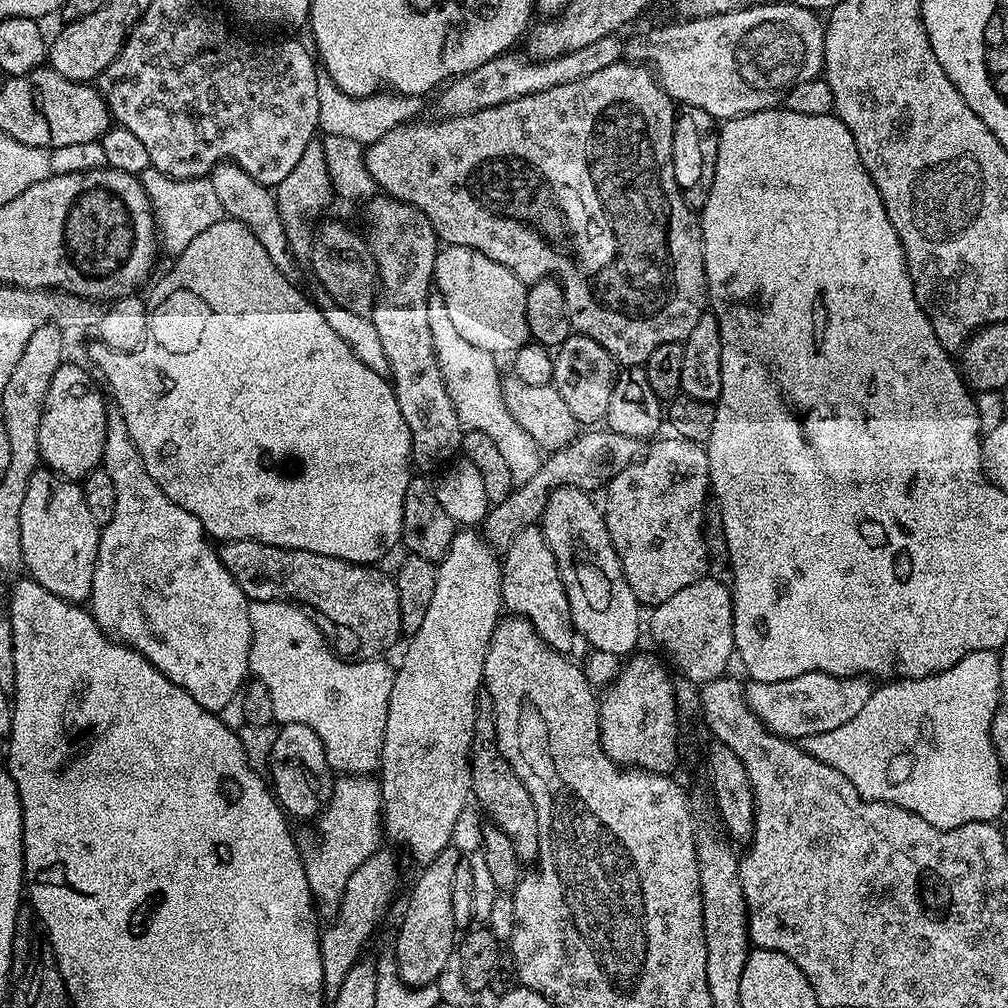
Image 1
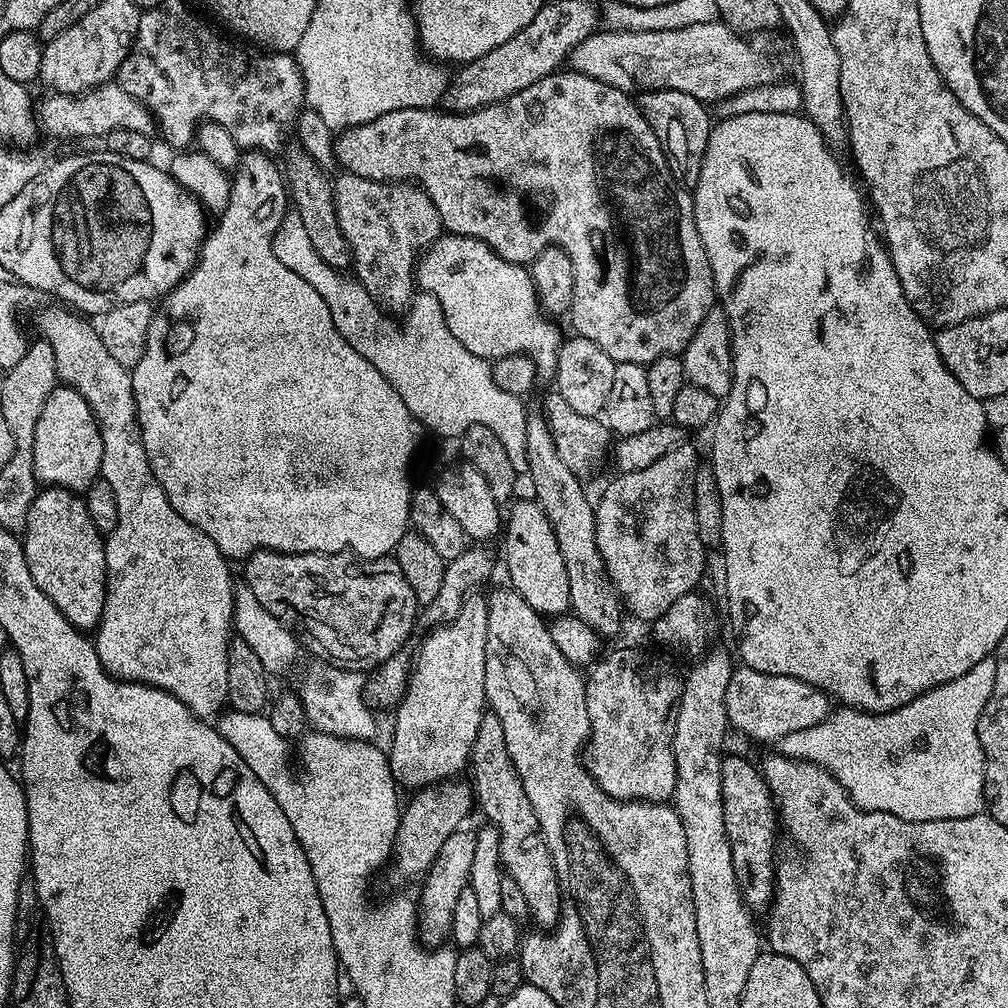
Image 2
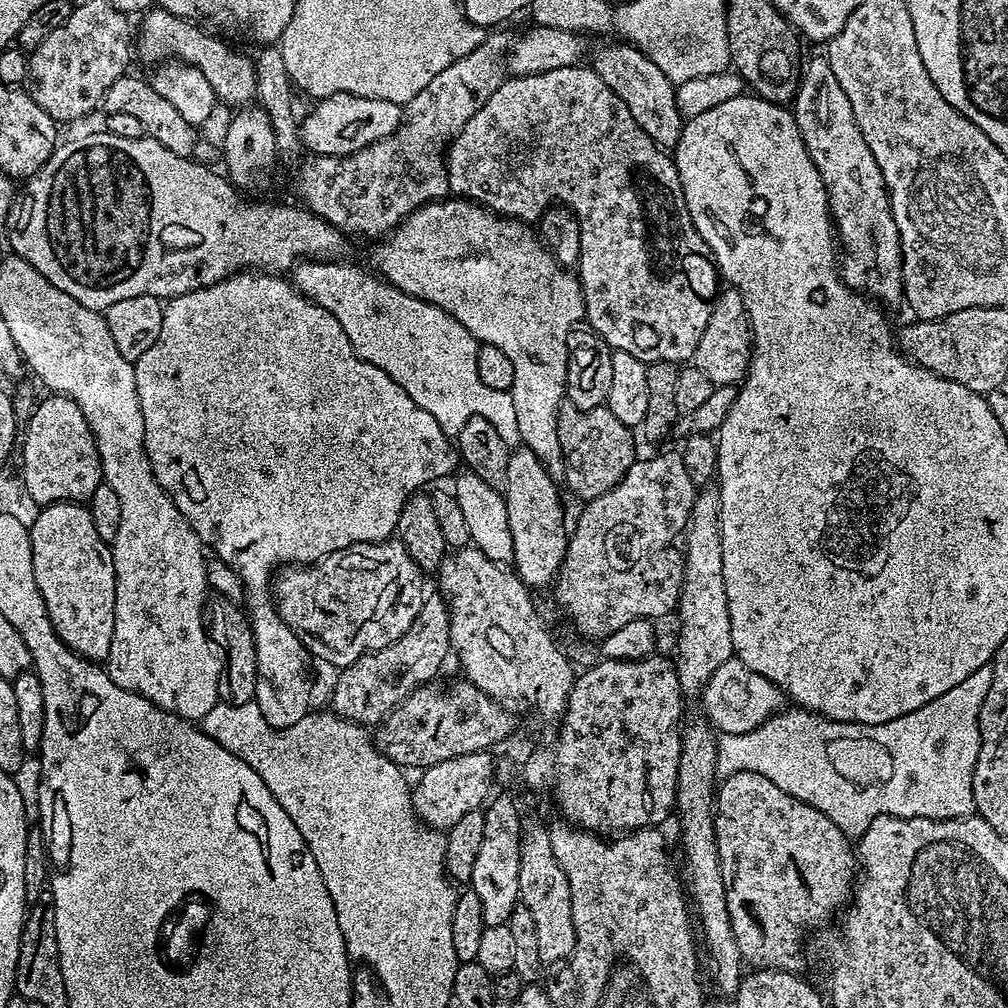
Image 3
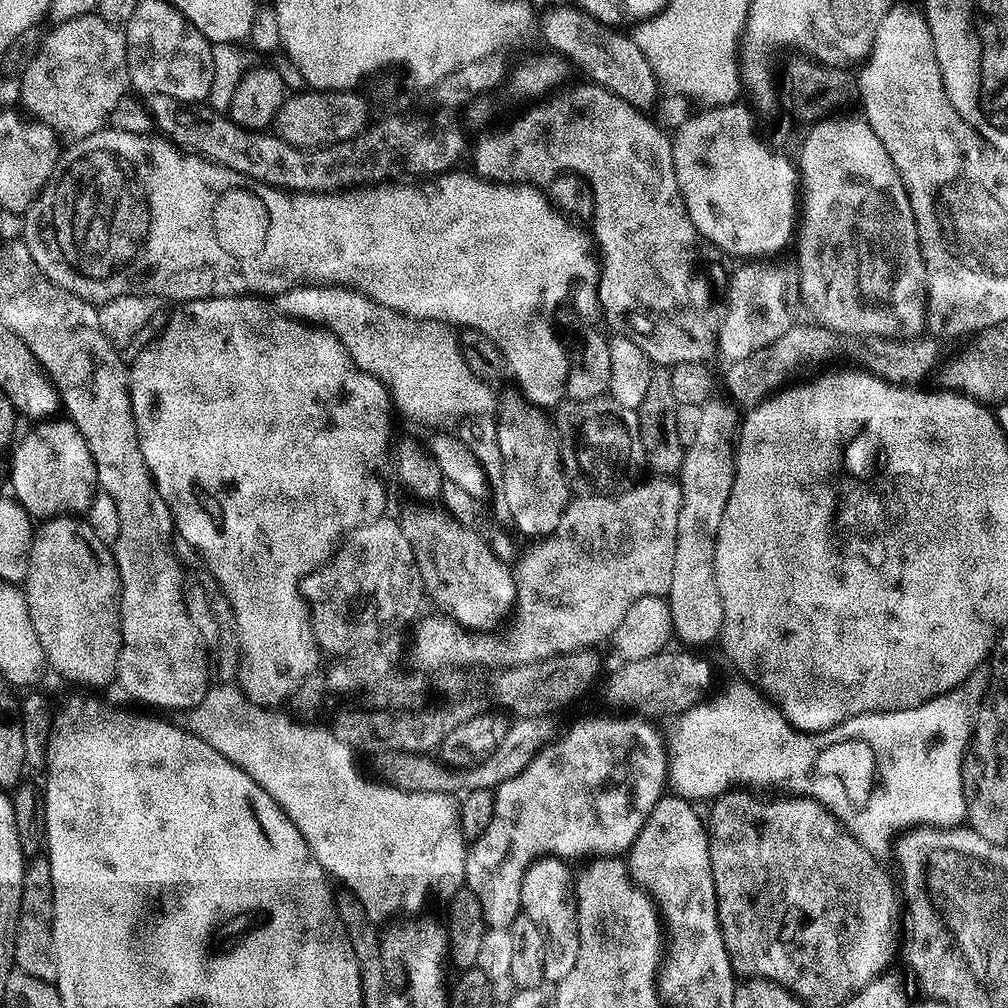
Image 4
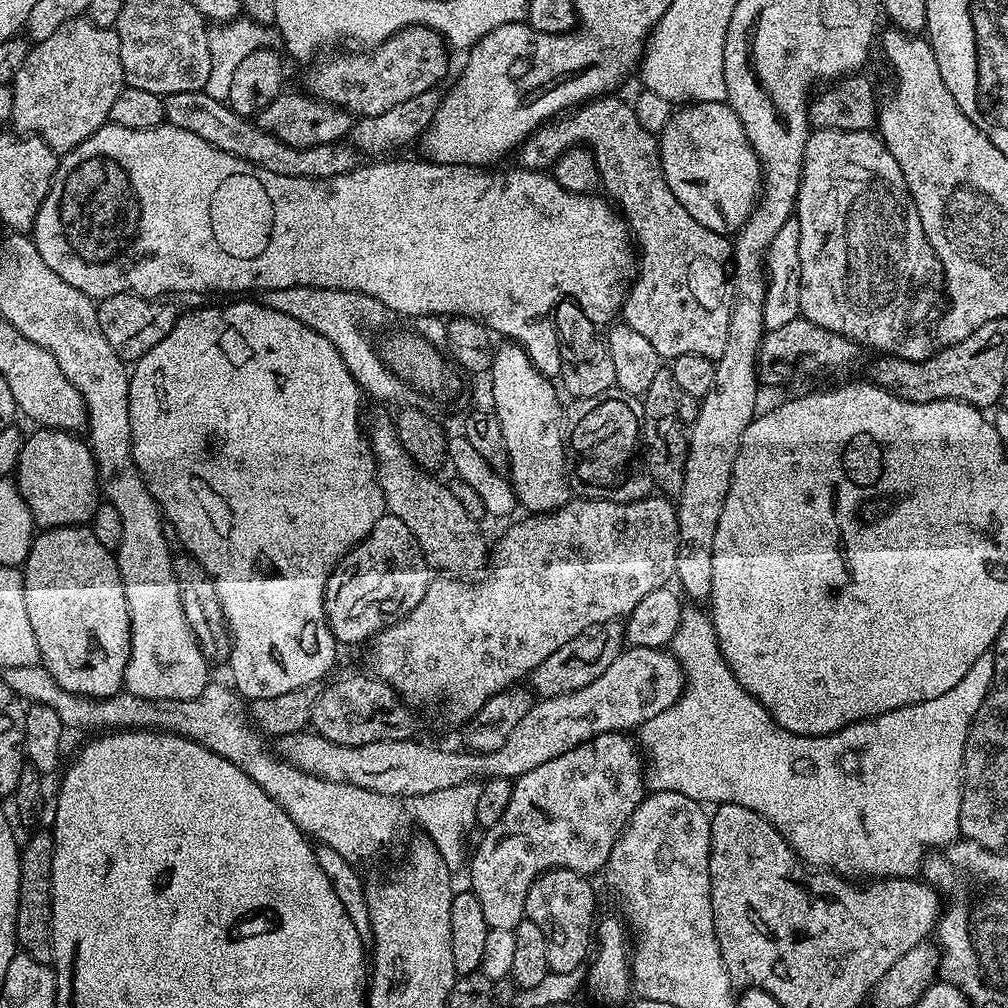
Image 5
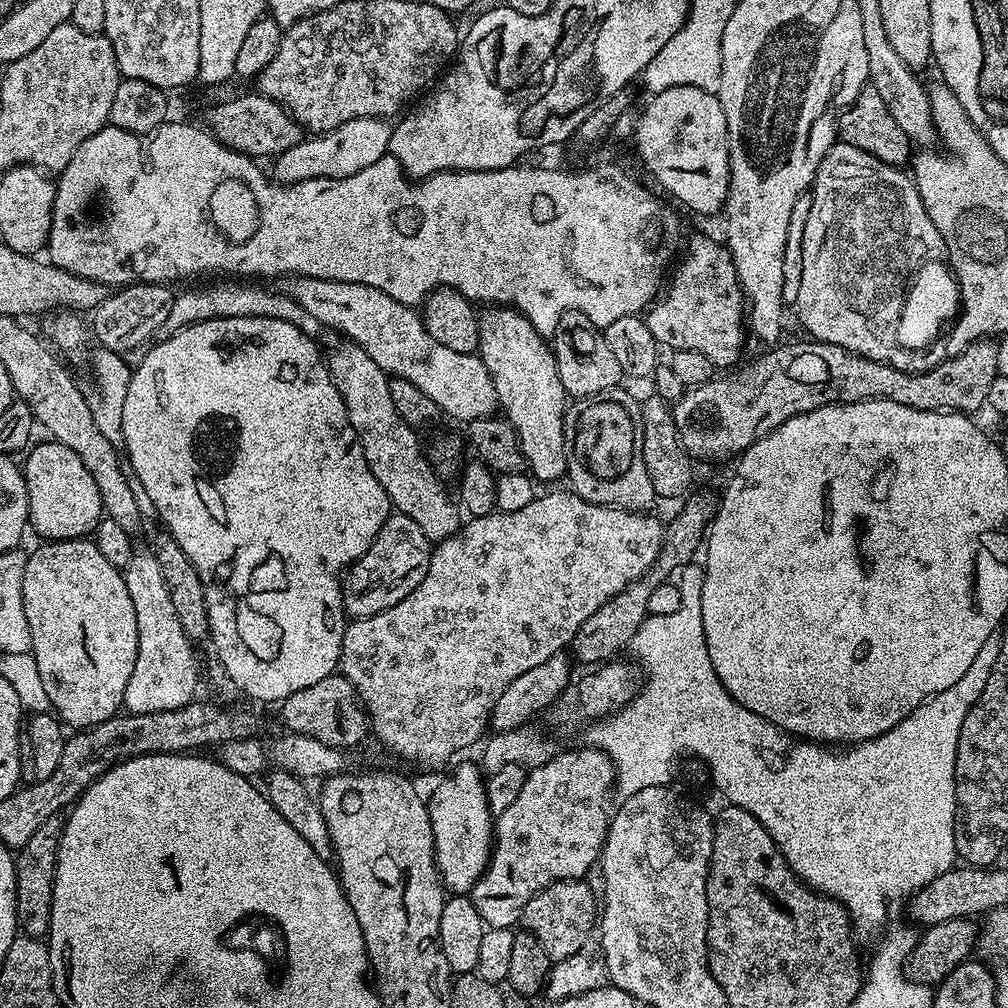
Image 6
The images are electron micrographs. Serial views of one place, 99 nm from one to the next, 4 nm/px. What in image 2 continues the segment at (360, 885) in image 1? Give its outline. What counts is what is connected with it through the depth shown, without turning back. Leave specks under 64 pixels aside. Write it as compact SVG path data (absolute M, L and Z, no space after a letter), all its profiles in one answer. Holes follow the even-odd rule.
M448 780L442 785L421 789L409 803L405 803L393 848L394 862L396 860L402 873L408 876L425 873L445 839L463 825L462 820L467 816L470 806L473 807L474 792L469 783L458 781Z

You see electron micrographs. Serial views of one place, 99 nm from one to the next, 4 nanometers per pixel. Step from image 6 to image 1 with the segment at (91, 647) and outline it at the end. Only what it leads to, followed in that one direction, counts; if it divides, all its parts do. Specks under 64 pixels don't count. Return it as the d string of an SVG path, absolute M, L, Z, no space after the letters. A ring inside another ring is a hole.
M43 466L36 469L30 478L30 486L26 486L26 498L22 501L22 554L27 575L41 584L49 596L78 605L83 605L91 597L101 531L101 525L94 522L90 509L86 507L84 489L77 481L49 472Z

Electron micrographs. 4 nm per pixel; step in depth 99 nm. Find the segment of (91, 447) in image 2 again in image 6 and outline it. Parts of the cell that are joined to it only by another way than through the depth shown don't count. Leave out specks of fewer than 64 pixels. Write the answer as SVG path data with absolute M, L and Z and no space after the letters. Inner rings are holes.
M53 438L46 440L45 444L33 443L27 449L28 457L22 460L31 531L36 531L41 536L39 539L44 542L91 537L98 522L105 515L97 483L91 478L89 470L86 470L78 454L74 454L68 446Z

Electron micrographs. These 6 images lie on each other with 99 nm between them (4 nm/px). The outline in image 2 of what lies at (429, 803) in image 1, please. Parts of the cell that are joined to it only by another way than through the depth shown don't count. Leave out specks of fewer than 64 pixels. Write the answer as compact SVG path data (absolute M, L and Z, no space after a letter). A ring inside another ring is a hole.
M469 595L460 607L460 612L454 617L449 624L441 624L435 627L428 637L424 640L424 645L420 648L420 657L417 658L416 664L411 669L408 677L408 688L404 691L403 698L399 704L395 705L394 713L396 712L396 725L392 728L392 748L388 752L388 764L392 768L392 774L396 777L401 785L404 784L411 790L419 789L421 786L430 786L435 782L445 781L447 778L455 777L455 772L465 771L466 765L469 763L472 754L472 744L476 741L478 734L478 726L482 722L486 711L486 701L484 698L484 662L486 660L486 630L488 629L488 601L482 595Z

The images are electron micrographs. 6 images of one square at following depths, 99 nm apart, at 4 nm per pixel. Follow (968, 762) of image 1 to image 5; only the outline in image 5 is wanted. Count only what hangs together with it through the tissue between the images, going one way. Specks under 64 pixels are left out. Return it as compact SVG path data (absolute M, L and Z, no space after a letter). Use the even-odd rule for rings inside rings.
M688 606L683 609L681 614L681 622L674 634L671 643L670 651L675 656L676 661L680 663L680 668L684 672L684 692L678 698L678 702L674 702L674 706L670 706L668 710L662 710L662 714L658 714L656 718L650 718L650 722L640 725L638 729L638 744L642 749L643 755L646 757L646 784L652 792L677 792L678 794L686 794L686 798L691 800L699 800L701 802L709 802L713 800L713 805L721 804L737 804L738 806L746 806L750 810L754 810L762 818L766 818L766 822L770 822L777 830L784 835L796 855L800 857L805 865L815 866L820 870L831 870L845 878L860 878L856 876L868 876L864 878L908 878L913 875L912 872L921 867L922 861L929 850L943 848L944 845L952 843L953 840L960 836L960 827L958 826L958 818L960 817L960 781L964 775L964 743L968 737L968 727L972 724L974 714L978 710L978 706L982 706L982 702L986 698L986 694L992 689L992 679L994 678L994 655L991 651L986 651L982 654L982 658L978 658L978 662L974 662L974 666L970 666L970 670L966 670L966 678L962 678L962 682L958 682L958 686L954 686L954 690L946 690L946 694L938 694L938 698L930 698L926 702L918 702L911 704L905 708L896 708L892 712L887 712L881 716L877 716L871 720L859 720L857 724L846 726L841 732L832 732L829 736L799 736L796 732L786 730L783 724L777 724L772 719L772 715L768 713L767 708L761 706L750 693L738 682L738 678L734 678L734 674L730 670L730 666L724 660L724 655L720 652L720 643L718 642L718 634L712 625L711 615L707 611L704 612L700 606Z

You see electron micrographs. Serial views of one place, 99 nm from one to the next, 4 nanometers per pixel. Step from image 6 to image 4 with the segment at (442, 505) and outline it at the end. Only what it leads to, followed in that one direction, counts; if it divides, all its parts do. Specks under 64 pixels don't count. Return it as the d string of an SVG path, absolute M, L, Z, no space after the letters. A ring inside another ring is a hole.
M444 510L429 516L403 517L402 523L416 555L427 599L433 600L443 615L476 634L509 619L516 603L516 577L513 569L492 553L489 541L480 537L475 527L460 524Z

